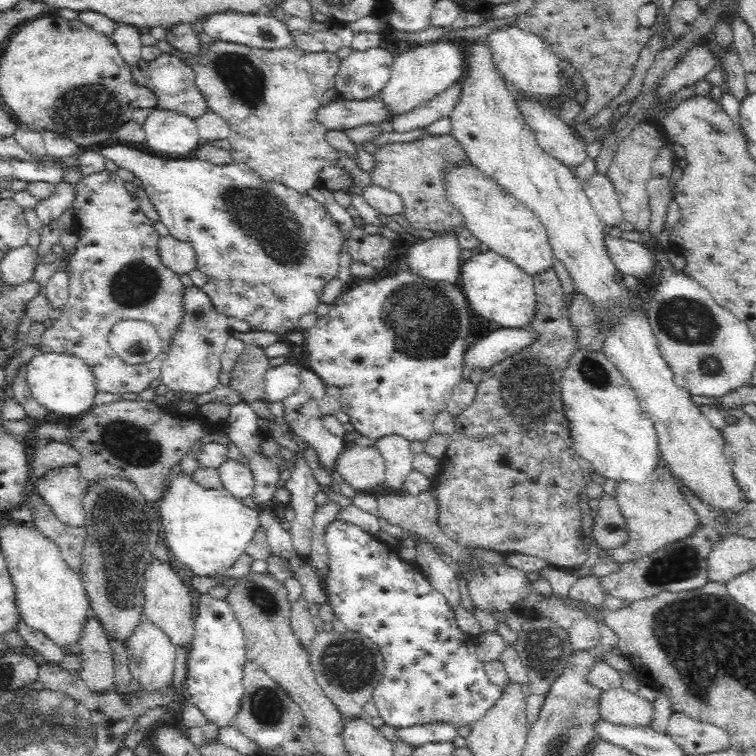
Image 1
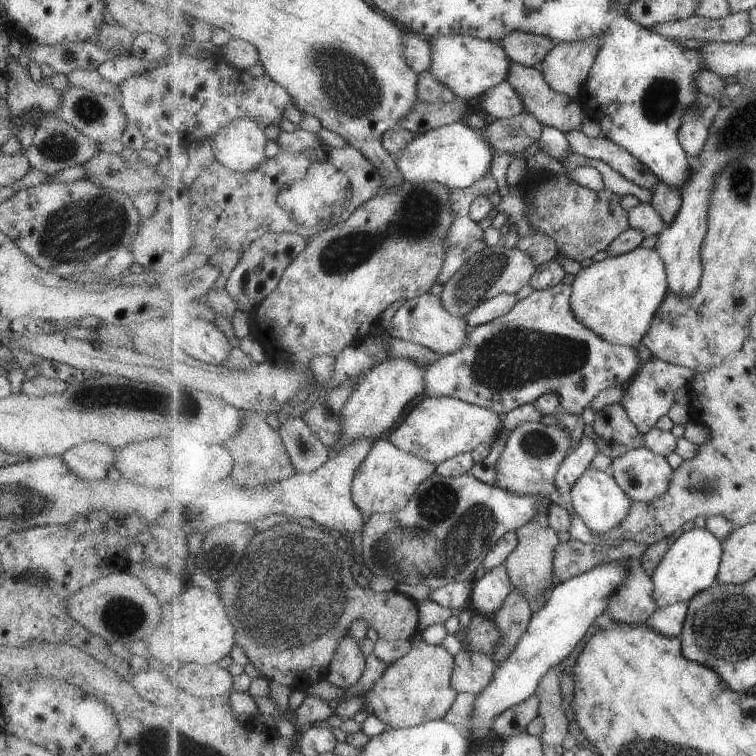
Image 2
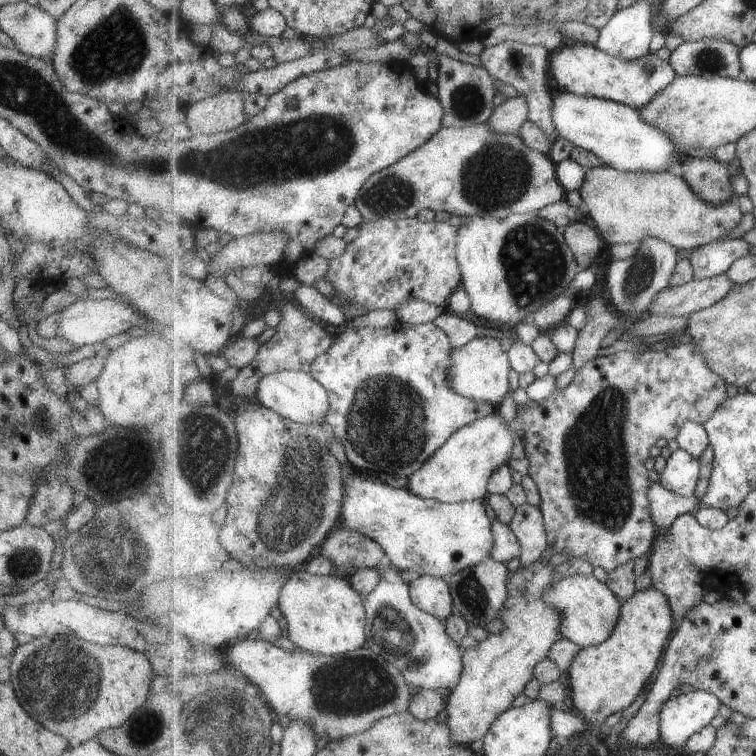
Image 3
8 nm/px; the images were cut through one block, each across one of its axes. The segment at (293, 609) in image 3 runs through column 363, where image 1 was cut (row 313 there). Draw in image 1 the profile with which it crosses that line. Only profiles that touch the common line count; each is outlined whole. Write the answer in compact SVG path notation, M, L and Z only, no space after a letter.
M464 40L464 43L466 43L465 52L468 53L466 71L469 70L469 75L467 78L464 77L466 84L464 91L461 92L461 102L453 108L449 116L452 123L451 134L465 148L470 162L484 177L494 179L498 187L514 195L514 198L528 207L544 224L554 257L562 262L572 277L575 293L582 294L594 306L603 330L601 350L634 389L642 412L654 423L662 463L668 466L679 483L682 483L682 486L686 487L694 498L700 499L701 504L706 504L711 511L719 512L721 521L718 528L721 538L726 538L728 535L741 535L738 516L745 511L747 501L734 478L733 456L726 452L728 444L725 443L725 437L701 413L699 406L692 402L690 393L685 388L680 388L674 380L674 370L670 369L670 365L662 357L659 342L650 326L642 298L638 297L637 292L626 288L622 282L620 284L616 282L617 276L614 274L618 270L610 259L609 250L606 249L604 224L596 216L573 170L562 161L550 156L539 145L535 134L526 124L524 117L520 115L504 77L500 76L499 70L494 66L486 42Z

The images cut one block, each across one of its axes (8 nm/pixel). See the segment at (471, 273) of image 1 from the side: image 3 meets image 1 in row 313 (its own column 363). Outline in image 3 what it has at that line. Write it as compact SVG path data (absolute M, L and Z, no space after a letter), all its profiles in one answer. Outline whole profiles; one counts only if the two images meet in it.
M349 476L345 479L345 502L341 510L340 526L349 530L357 530L363 535L381 543L387 560L401 570L412 570L416 576L434 576L448 579L469 566L477 566L485 562L493 554L496 545L493 536L493 521L485 512L486 501L463 501L446 503L435 499L426 499L409 492L406 487L401 489L389 486L385 479L377 482L363 476Z

